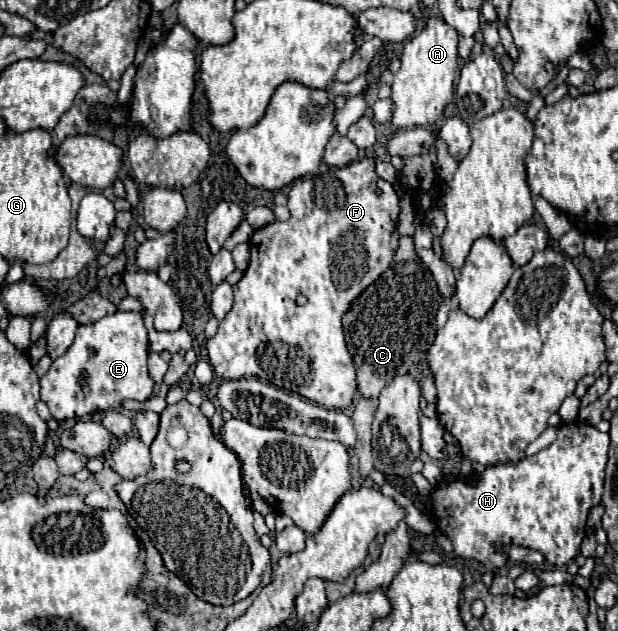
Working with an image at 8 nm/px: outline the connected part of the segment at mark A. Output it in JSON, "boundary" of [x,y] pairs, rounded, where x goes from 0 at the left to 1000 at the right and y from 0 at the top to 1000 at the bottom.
{"boundary":[[[699,25],[680,51],[654,67],[654,79],[647,86],[650,105],[634,130],[634,197],[641,197],[644,203],[693,200],[702,197],[706,187],[718,177],[735,149],[735,120],[741,111],[741,63],[741,48],[725,41],[715,29]]]}

